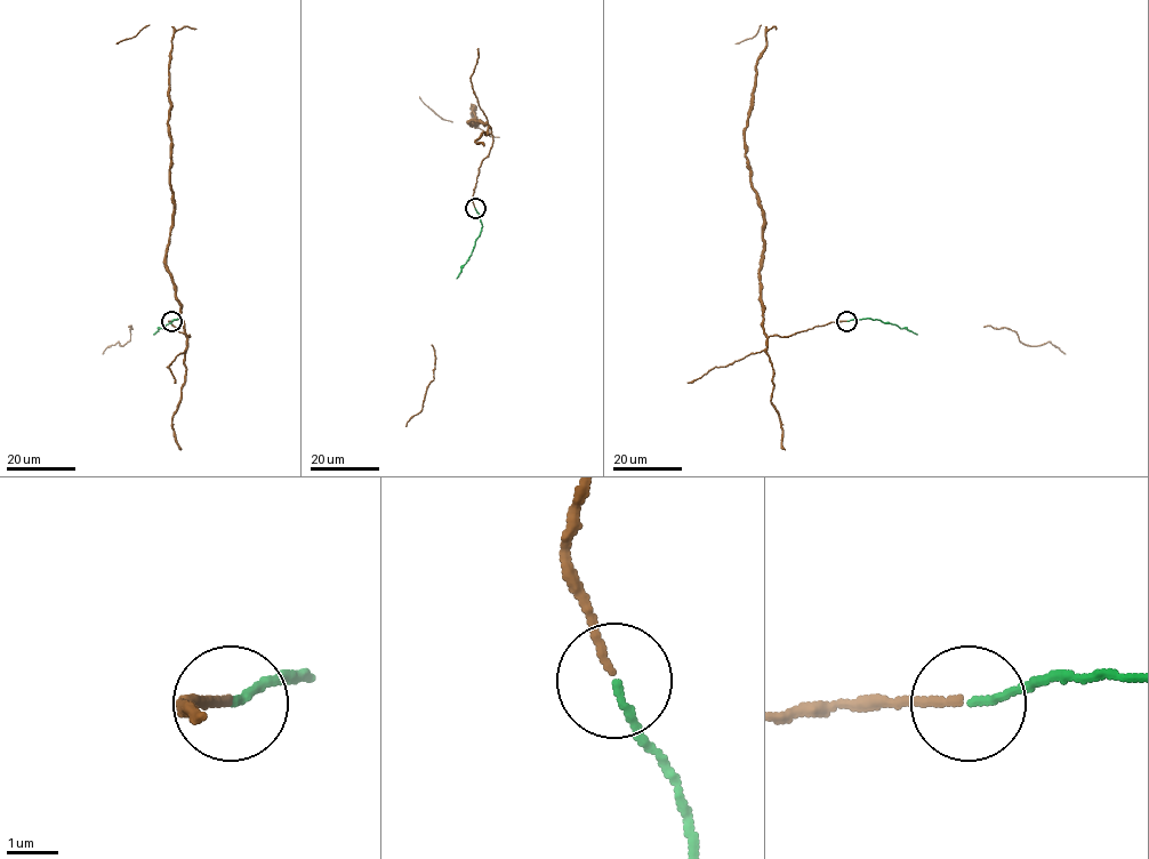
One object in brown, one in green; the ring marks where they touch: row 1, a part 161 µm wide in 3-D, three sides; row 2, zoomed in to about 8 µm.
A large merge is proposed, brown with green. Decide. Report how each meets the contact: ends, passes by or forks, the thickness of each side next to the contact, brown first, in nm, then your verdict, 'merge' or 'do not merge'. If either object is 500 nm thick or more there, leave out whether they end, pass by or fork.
brown ends | green ends | 150/130 nm | merge

